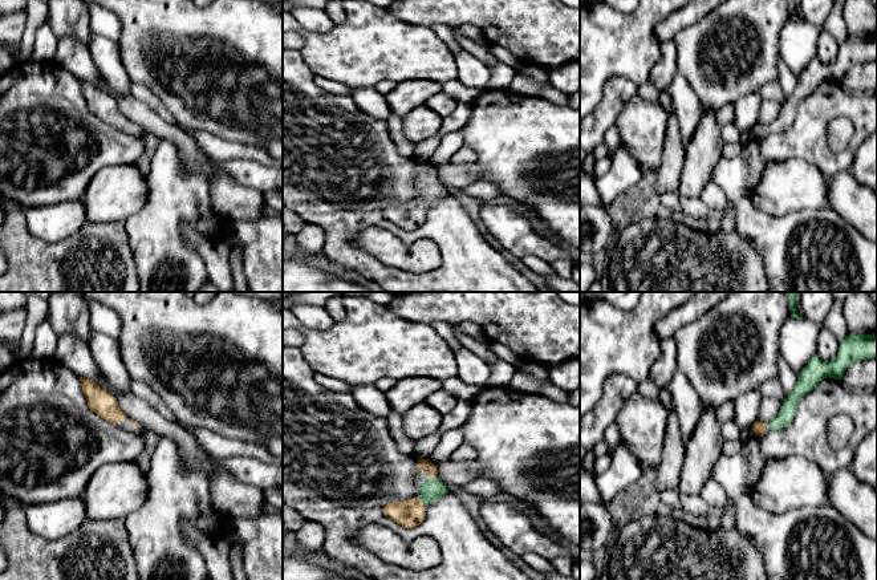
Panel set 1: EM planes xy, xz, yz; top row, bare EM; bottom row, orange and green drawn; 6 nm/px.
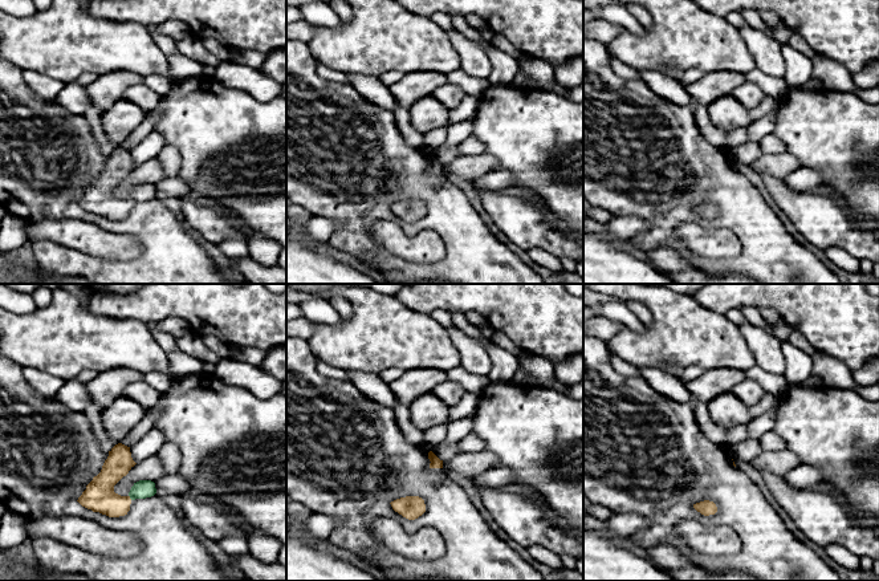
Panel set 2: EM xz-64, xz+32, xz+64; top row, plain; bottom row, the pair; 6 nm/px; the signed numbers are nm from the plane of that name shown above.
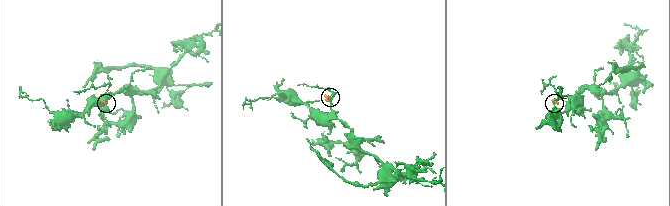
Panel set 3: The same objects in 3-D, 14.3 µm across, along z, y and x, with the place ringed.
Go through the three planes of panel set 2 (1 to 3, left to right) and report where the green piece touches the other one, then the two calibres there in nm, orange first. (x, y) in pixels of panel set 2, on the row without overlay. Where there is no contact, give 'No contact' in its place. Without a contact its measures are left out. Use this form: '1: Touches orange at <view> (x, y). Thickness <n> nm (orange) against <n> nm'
1: Touches orange at xz-64 (129, 200). Thickness 190 nm (orange) against 110 nm
2: No contact
3: No contact

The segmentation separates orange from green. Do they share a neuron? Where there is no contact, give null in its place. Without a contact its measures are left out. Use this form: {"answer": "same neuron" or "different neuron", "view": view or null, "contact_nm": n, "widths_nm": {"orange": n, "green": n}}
{"answer": "same neuron", "view": "xz", "contact_nm": 40, "widths_nm": {"orange": 170, "green": 130}}

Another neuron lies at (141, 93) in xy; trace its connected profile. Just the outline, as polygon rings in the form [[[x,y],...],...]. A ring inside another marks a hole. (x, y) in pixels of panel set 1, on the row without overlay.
[[[131,82],[131,96],[151,108],[161,118],[169,123],[175,123],[174,115],[165,108],[161,100],[147,88]]]

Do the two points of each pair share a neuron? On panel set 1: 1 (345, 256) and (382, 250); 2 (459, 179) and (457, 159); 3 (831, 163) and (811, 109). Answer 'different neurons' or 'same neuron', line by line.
1: different neurons
2: different neurons
3: same neuron

